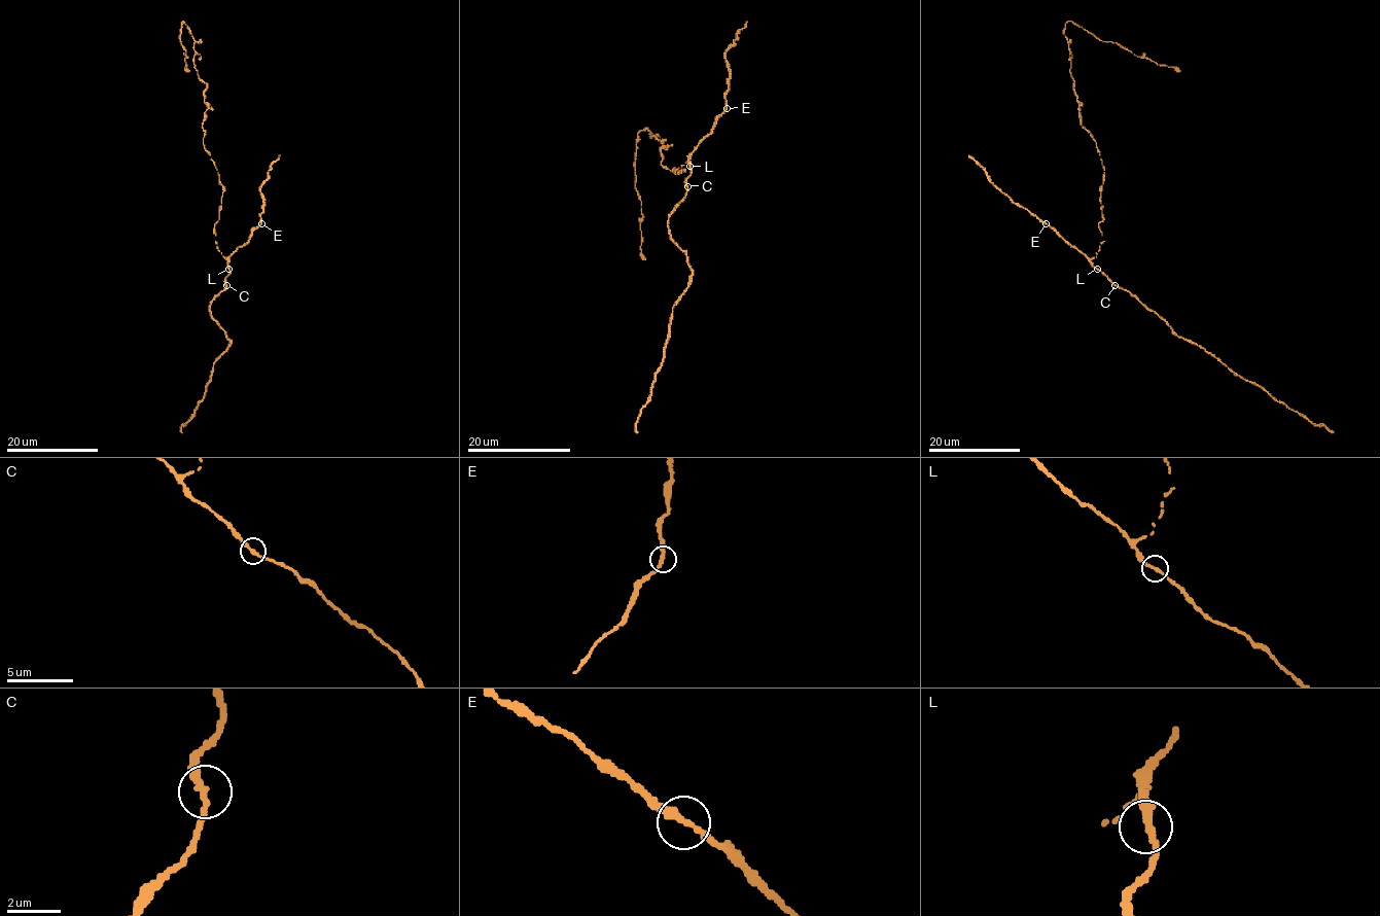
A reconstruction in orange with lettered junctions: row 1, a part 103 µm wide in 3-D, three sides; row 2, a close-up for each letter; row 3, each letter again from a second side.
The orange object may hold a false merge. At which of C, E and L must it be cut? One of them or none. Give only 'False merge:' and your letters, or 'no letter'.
False merge: no letter

